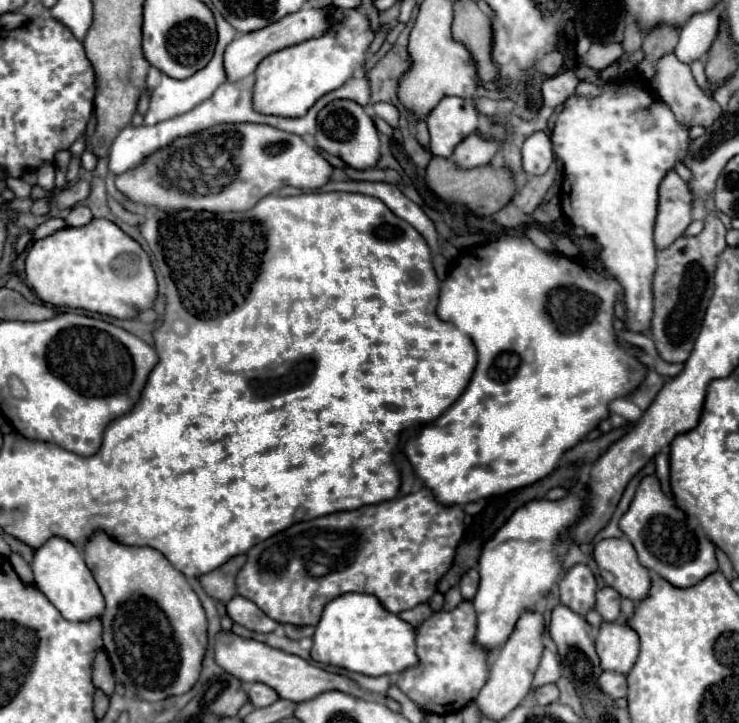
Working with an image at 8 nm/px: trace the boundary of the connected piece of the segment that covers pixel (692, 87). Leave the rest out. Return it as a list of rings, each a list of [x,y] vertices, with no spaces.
[[[665,54],[661,60],[659,60],[659,66],[657,66],[657,74],[653,76],[651,80],[651,86],[653,90],[657,92],[657,96],[673,110],[677,122],[685,128],[693,128],[693,126],[709,126],[713,124],[719,116],[721,116],[721,106],[715,102],[713,96],[705,94],[701,90],[701,86],[695,82],[693,74],[691,74],[691,68],[683,62],[679,62],[675,58],[675,54]]]

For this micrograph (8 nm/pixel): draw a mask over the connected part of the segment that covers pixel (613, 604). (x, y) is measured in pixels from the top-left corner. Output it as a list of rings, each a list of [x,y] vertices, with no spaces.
[[[605,586],[603,590],[597,592],[597,602],[595,602],[595,610],[601,614],[603,622],[615,622],[621,616],[619,610],[619,592],[613,590],[611,586]]]

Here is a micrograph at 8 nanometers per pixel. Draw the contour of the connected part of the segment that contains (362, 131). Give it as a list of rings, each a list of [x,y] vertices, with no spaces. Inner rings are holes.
[[[335,100],[331,104],[327,104],[319,116],[317,116],[317,146],[333,156],[339,156],[347,166],[355,168],[355,170],[367,170],[367,168],[375,168],[377,160],[379,160],[379,134],[377,128],[373,124],[373,120],[369,118],[369,114],[365,112],[363,106],[359,106],[357,102],[349,102],[349,100]]]

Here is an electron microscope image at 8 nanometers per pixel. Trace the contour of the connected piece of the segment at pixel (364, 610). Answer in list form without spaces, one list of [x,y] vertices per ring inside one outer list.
[[[345,594],[323,608],[313,634],[311,658],[321,664],[339,666],[367,676],[399,674],[417,664],[415,628],[403,622],[397,614],[385,612],[385,608],[377,604],[377,598],[369,594]]]

